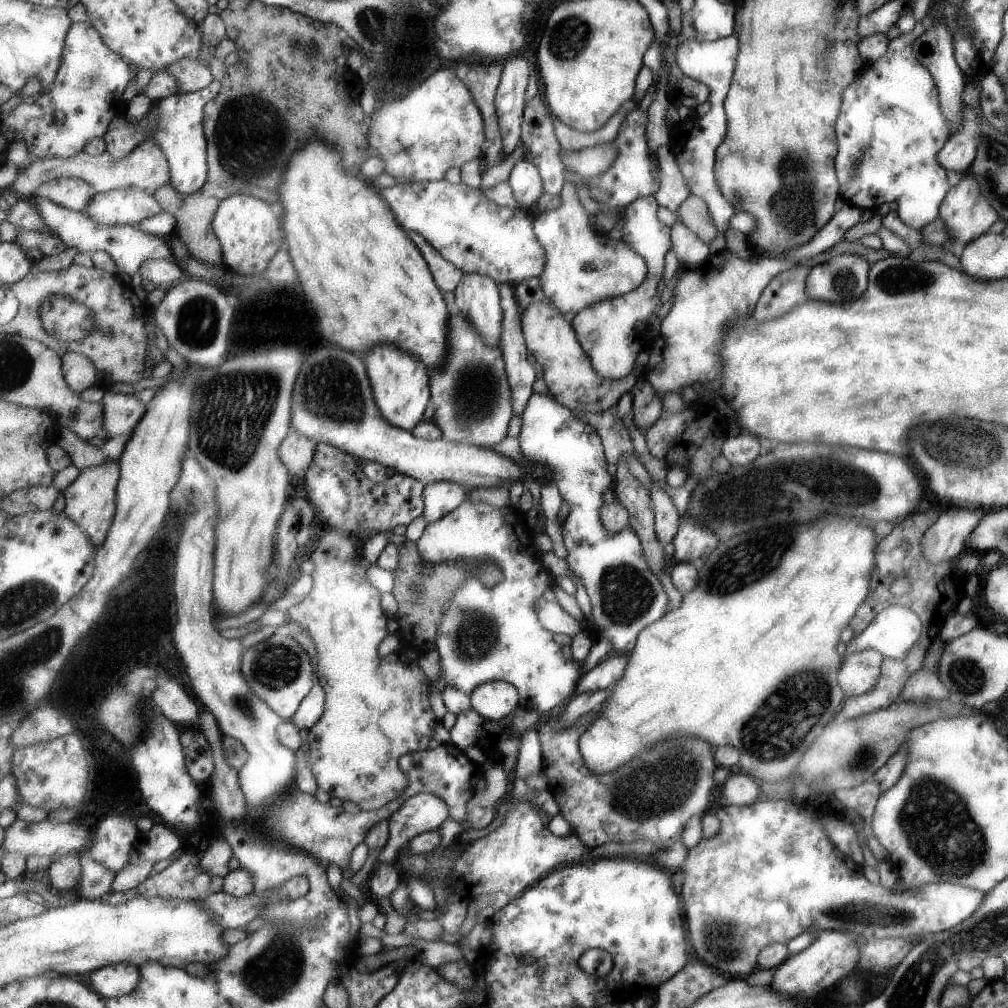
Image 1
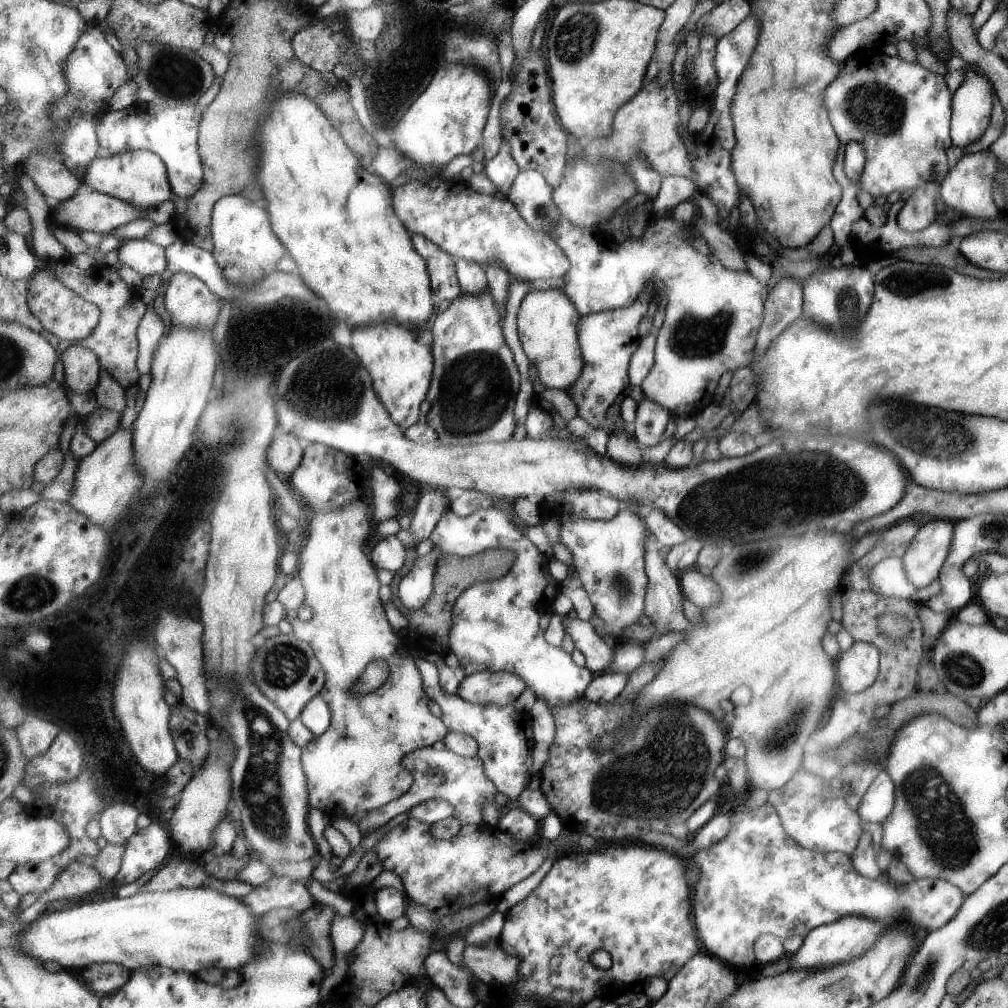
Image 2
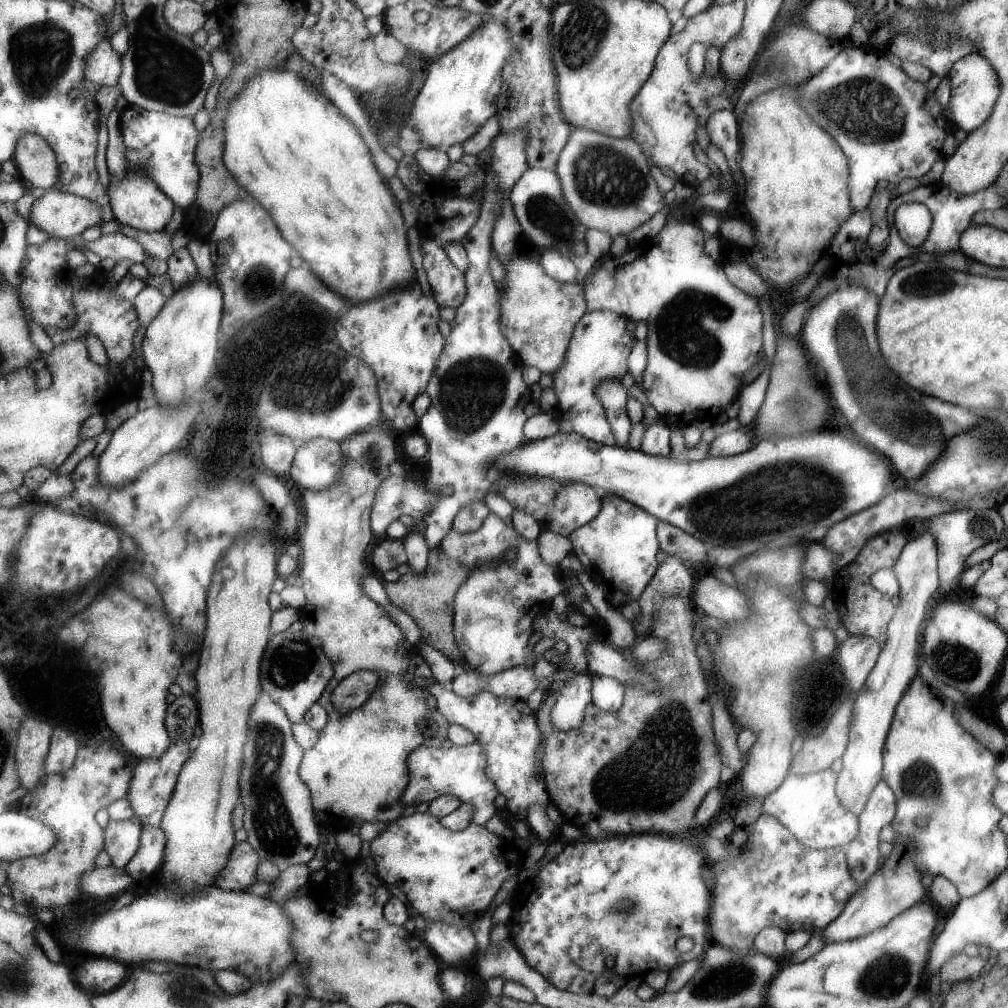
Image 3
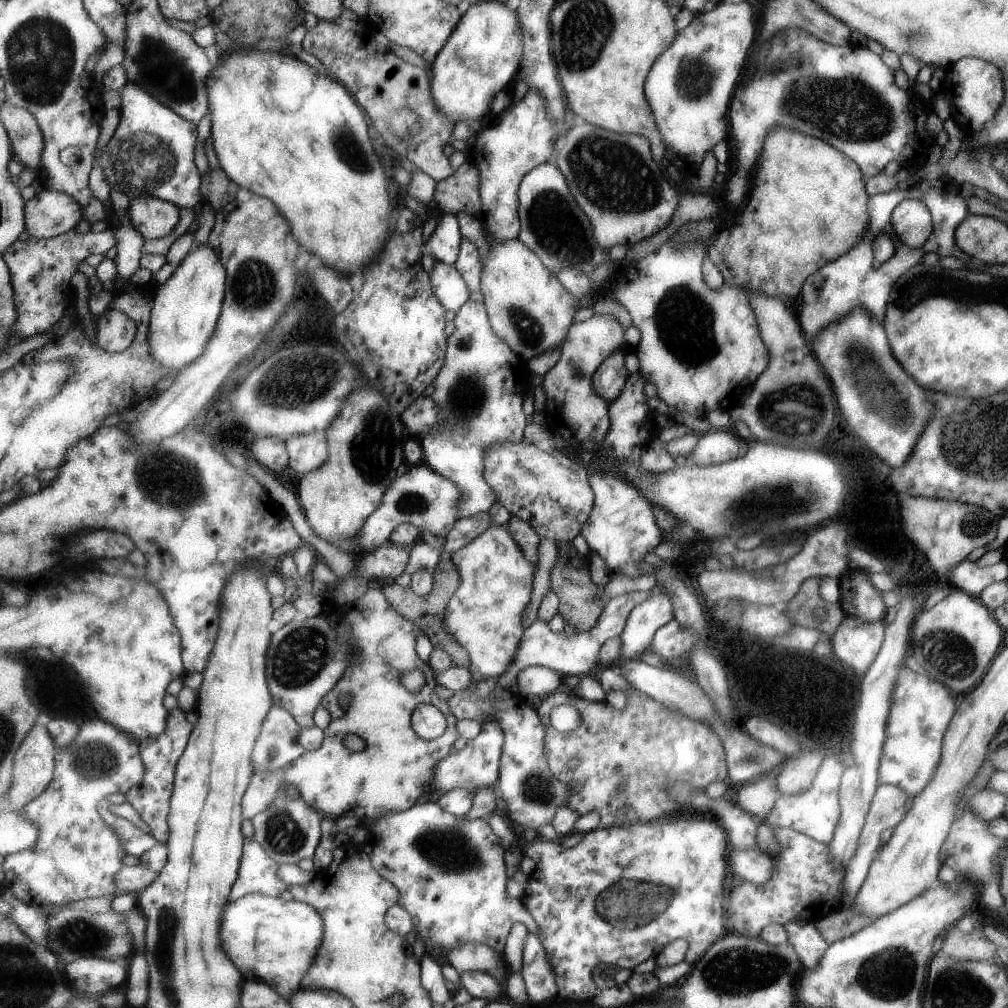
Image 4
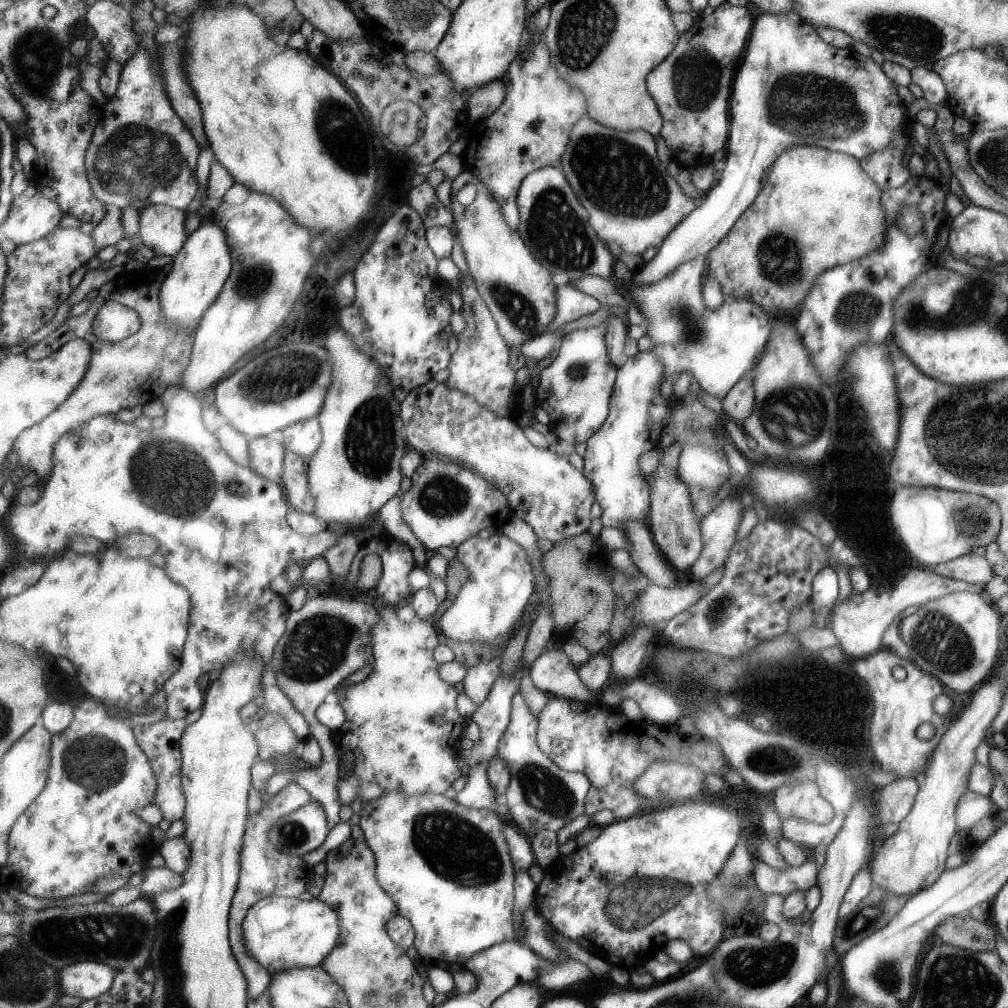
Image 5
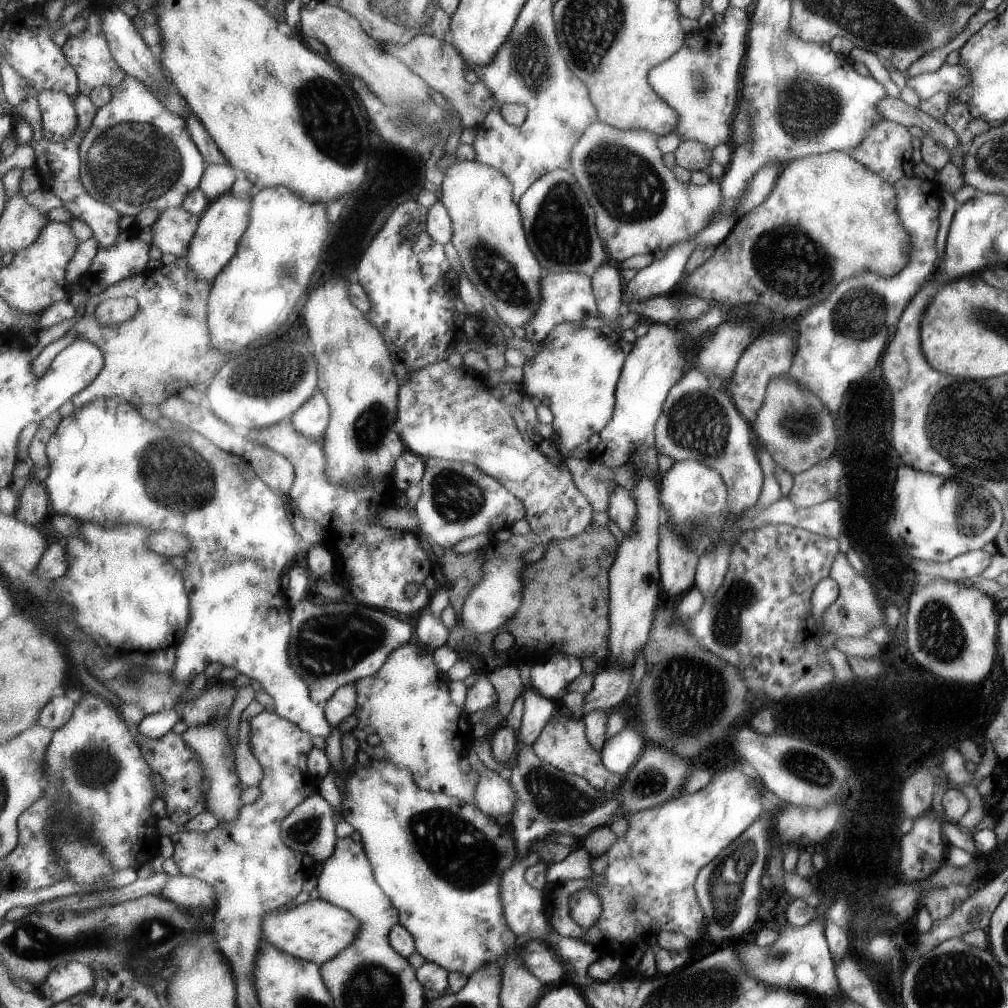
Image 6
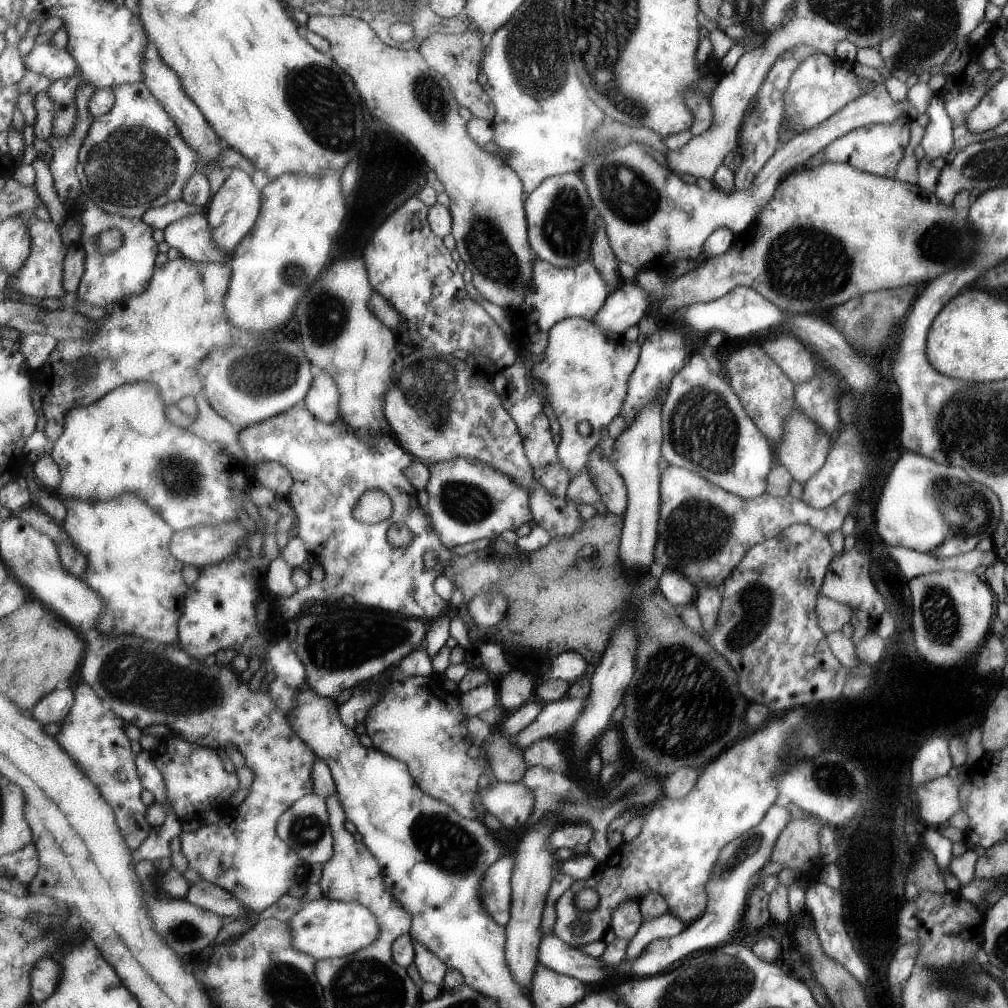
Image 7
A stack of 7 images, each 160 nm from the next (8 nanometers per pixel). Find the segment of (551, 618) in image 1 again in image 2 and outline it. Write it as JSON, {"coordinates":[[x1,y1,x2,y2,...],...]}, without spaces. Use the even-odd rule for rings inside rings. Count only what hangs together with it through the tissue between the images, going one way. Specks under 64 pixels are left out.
{"coordinates":[[564,616,567,633,573,640,577,649,581,649,589,662,589,670,592,670,595,675,601,672,608,672,612,666,616,650,611,650,607,647,607,642,601,639,596,628,589,621,580,619,571,619]]}

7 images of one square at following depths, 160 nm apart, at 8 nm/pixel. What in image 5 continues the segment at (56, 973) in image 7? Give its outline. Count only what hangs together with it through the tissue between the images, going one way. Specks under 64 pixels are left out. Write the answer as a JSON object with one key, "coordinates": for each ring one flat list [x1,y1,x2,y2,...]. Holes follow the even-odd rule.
{"coordinates":[[81,961,59,972,62,994,83,1000,105,994,112,986,118,970,108,964]]}

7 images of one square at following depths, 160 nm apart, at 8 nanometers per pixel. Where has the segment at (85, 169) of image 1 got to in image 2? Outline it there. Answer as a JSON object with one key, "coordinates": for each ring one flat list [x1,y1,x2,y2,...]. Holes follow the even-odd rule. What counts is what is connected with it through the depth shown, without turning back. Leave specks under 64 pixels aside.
{"coordinates":[[147,148,131,149,110,157,99,158,97,156,86,169,83,182,95,191,101,191,134,205,145,214,139,218,143,220,151,219,147,216,150,211,161,207,163,203,170,201,175,196,166,162,159,153]]}

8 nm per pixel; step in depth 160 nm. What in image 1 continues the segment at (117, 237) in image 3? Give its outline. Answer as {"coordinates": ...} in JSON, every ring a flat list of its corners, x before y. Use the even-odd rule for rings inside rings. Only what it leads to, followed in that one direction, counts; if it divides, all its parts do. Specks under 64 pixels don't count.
{"coordinates":[[147,259,138,270,139,278,151,280,156,287,169,288,171,284,187,277,182,266,169,259]]}

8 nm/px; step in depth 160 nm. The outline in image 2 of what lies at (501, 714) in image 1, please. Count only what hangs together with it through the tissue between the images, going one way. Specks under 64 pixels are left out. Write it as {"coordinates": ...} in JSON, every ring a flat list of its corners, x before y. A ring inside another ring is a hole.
{"coordinates":[[479,671,462,679,458,695,472,703,507,706,513,704,525,690,527,683,518,674]]}

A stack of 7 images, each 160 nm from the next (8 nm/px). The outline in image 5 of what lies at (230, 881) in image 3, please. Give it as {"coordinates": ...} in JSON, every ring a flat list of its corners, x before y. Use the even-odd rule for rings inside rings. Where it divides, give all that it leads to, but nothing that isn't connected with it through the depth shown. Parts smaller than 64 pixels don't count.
{"coordinates":[[290,782,272,796,270,801,262,803,263,808,257,814,250,814,249,824,246,826,245,844,241,860,241,876,238,891,235,893,230,910,231,944,235,948,235,956,247,974,249,982,249,1002,258,999,270,986,272,974,255,958,251,956,244,941,243,921,254,904,267,897,298,897,307,890,307,877,310,874,304,858,281,852,270,839,272,826,286,814,305,806,314,798,298,782]]}

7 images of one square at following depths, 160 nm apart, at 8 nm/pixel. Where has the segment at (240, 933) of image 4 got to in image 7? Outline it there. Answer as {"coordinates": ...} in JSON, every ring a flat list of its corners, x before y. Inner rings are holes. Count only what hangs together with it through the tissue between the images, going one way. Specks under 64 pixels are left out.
{"coordinates":[[322,896,304,903,302,909,289,920,293,946,301,952,321,959,336,959,353,955,375,942,380,935,380,924,375,913,360,902,331,900]]}

